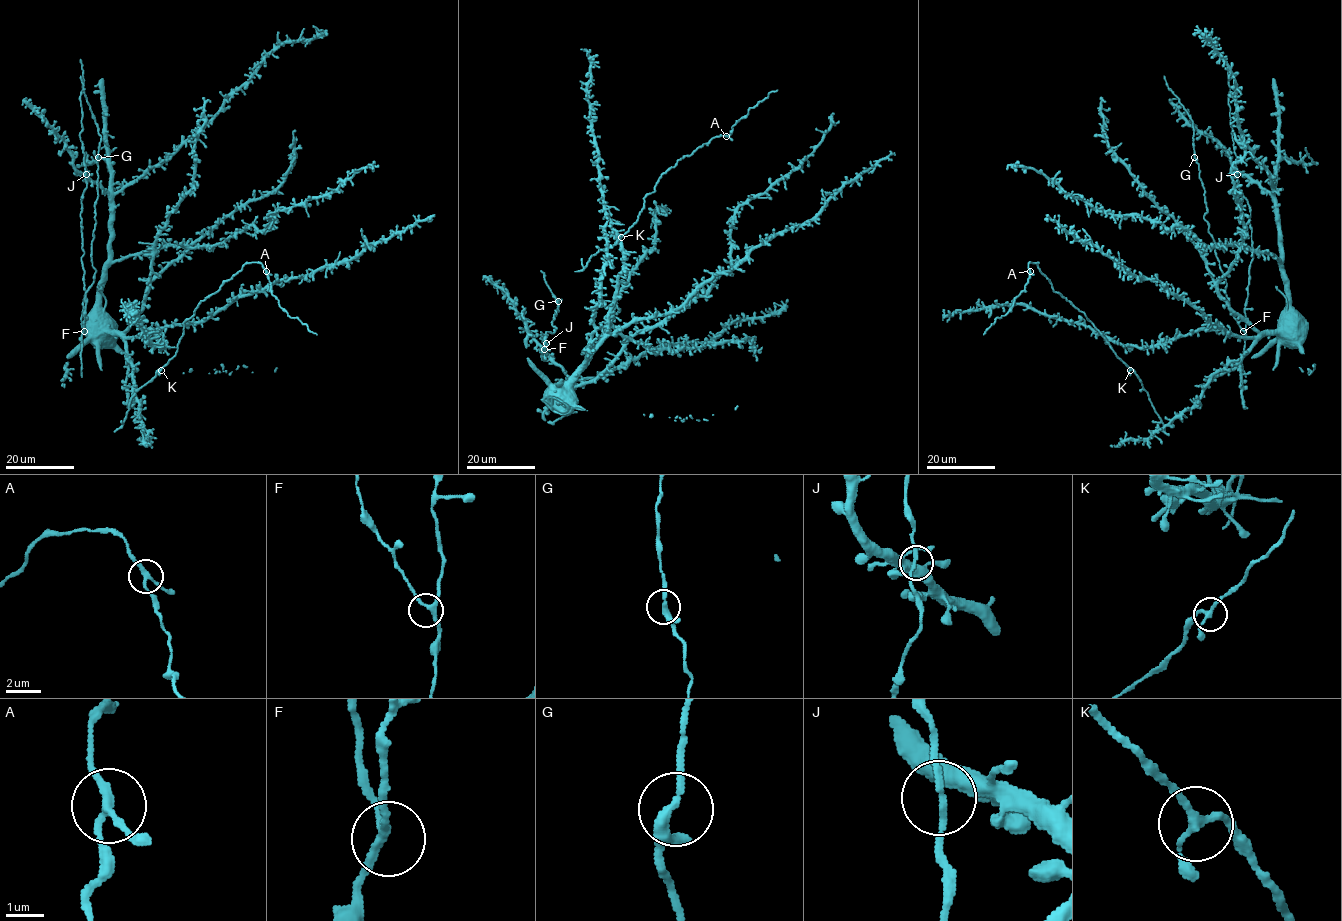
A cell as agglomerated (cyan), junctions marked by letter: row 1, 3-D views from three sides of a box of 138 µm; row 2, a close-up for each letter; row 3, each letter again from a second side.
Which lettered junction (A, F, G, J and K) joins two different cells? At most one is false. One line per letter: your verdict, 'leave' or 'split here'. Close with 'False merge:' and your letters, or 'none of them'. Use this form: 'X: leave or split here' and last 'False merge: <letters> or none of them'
A: leave
F: leave
G: leave
J: leave
K: leave
False merge: none of them

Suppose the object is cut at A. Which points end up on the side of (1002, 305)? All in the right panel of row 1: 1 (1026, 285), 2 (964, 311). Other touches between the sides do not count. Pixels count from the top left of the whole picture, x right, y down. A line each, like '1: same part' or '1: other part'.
1: other part
2: same part

